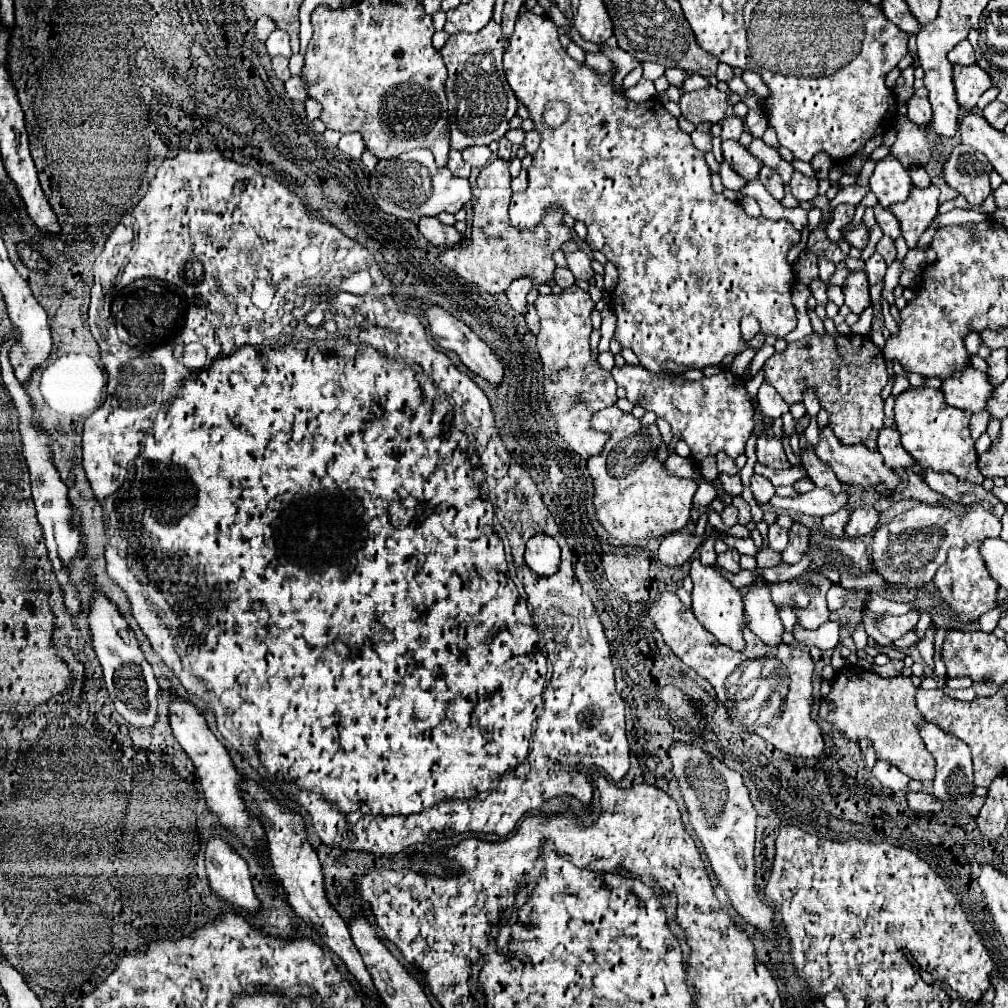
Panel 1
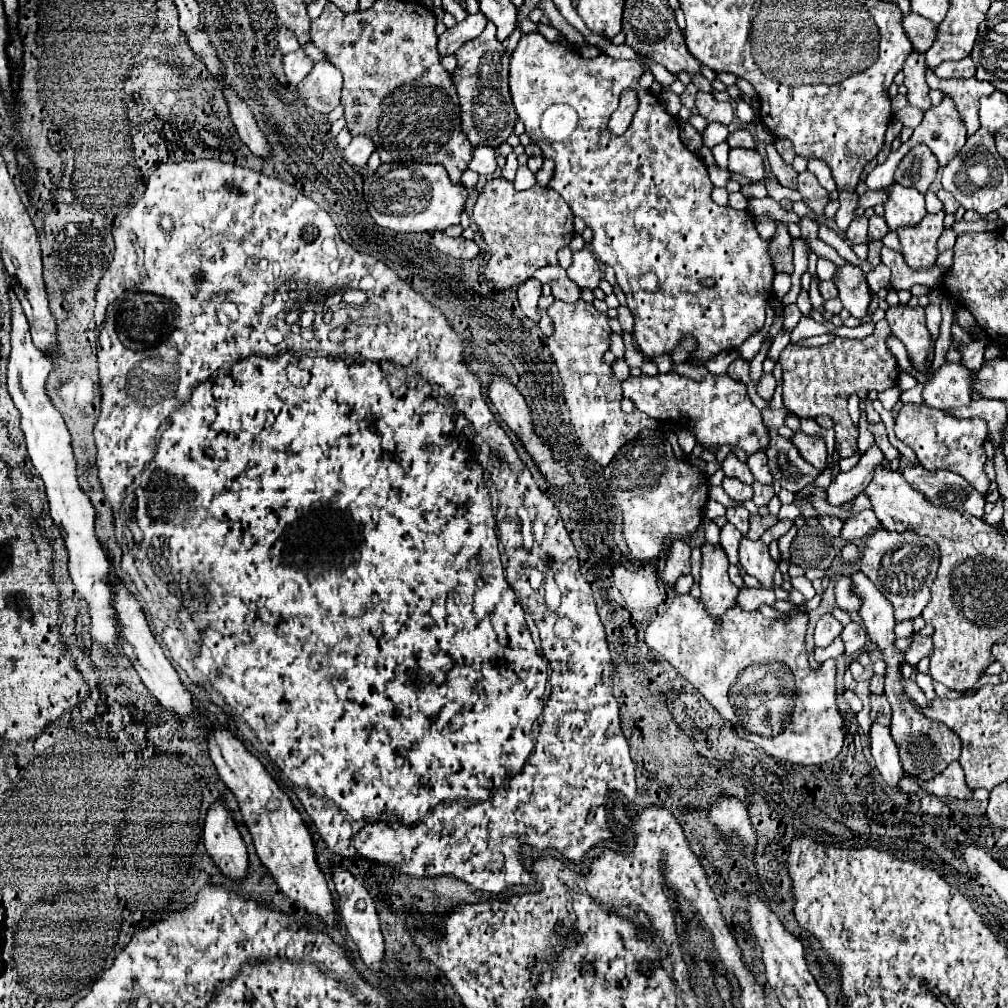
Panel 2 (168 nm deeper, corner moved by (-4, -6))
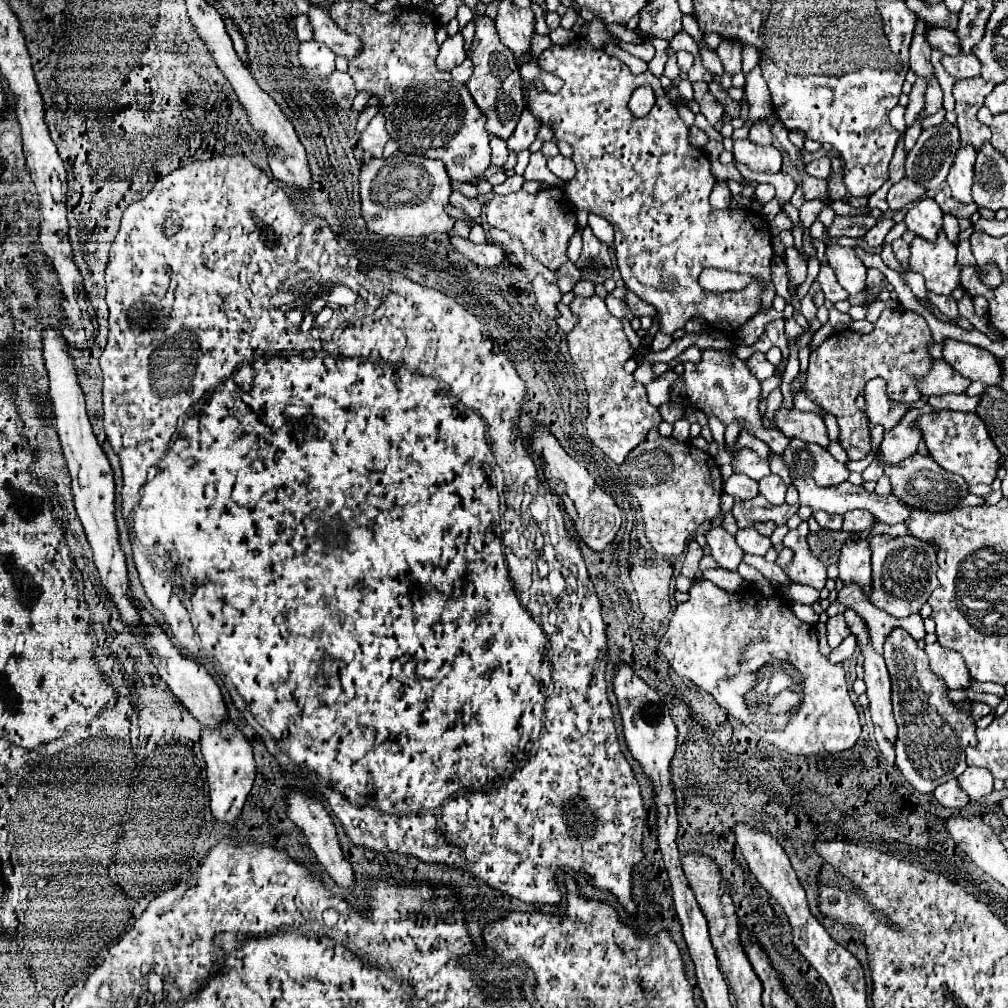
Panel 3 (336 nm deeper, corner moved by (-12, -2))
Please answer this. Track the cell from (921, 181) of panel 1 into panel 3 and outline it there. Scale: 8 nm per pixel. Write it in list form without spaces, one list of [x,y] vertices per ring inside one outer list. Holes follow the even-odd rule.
[[[945,213],[945,217],[943,217],[943,229],[945,229],[945,233],[947,233],[949,241],[957,243],[957,235],[959,235],[959,223],[957,223],[957,217],[955,217],[955,215]]]

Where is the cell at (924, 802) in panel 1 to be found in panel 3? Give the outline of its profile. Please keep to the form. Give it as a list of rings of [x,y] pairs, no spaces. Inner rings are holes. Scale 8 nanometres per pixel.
[[[951,779],[943,785],[939,785],[933,791],[933,797],[943,805],[943,807],[965,807],[969,803],[969,797],[965,797],[965,793],[959,789],[957,781]]]

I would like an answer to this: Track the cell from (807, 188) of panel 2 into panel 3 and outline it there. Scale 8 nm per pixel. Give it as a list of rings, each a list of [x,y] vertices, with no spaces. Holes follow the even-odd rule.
[[[821,157],[821,159],[815,159],[807,165],[807,173],[813,175],[813,177],[821,177],[821,179],[827,179],[829,177],[829,157]]]

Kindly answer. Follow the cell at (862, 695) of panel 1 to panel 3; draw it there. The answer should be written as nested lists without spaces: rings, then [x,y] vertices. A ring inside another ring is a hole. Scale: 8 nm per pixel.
[[[969,767],[963,775],[957,777],[957,781],[971,801],[977,801],[993,791],[993,777],[987,769],[981,767]]]

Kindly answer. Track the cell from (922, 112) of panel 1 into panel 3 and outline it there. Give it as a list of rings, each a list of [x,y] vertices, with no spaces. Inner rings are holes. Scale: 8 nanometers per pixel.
[[[919,19],[911,43],[911,71],[929,83],[933,79],[933,65],[931,65],[931,47],[925,41],[925,29],[927,29],[925,21]]]

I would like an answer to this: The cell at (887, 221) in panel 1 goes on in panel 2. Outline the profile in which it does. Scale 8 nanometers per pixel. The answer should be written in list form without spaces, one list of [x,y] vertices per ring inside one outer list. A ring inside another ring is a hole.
[[[873,215],[873,217],[869,219],[869,235],[867,235],[867,239],[869,239],[869,241],[873,241],[873,239],[883,239],[887,233],[889,233],[889,229],[887,229],[885,219]]]

